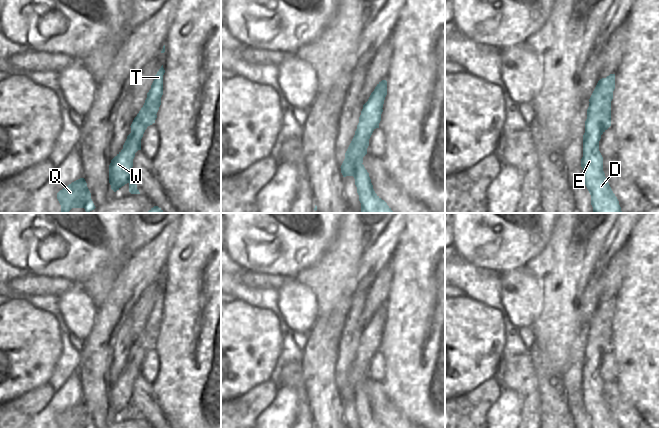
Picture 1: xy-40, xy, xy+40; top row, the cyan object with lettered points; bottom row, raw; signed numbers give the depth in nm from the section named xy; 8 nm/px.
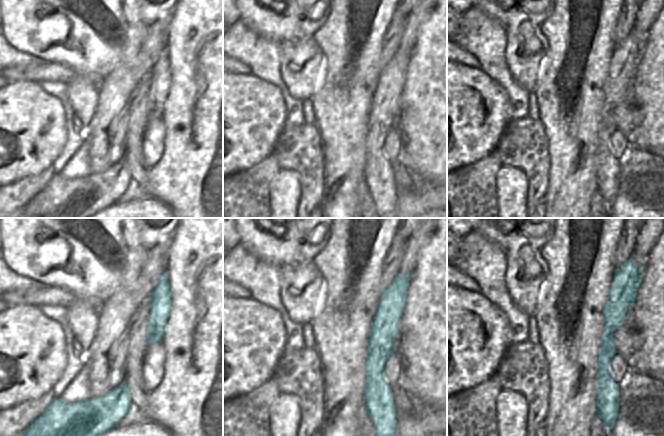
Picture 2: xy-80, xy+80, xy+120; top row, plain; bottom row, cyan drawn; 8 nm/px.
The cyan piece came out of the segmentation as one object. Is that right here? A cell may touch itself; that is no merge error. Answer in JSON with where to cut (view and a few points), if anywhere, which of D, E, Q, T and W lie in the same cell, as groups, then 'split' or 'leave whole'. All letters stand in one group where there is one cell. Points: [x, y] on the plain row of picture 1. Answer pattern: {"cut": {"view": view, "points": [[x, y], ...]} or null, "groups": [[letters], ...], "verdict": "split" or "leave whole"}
{"cut": {"view": "xy+40", "points": [[590, 326], [598, 339], [587, 365], [594, 382], [581, 388]]}, "groups": [["D"], ["E", "Q", "T", "W"]], "verdict": "split"}

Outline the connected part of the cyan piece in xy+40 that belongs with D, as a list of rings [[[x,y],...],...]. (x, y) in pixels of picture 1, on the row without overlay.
[[[610,298],[606,302],[598,305],[589,326],[592,328],[591,337],[598,338],[597,351],[591,355],[588,368],[595,377],[592,388],[581,388],[583,393],[583,405],[591,419],[591,428],[619,428],[619,425],[613,417],[603,395],[603,381],[599,375],[599,365],[601,359],[611,350],[611,325],[613,323],[613,315],[615,313],[615,298]]]

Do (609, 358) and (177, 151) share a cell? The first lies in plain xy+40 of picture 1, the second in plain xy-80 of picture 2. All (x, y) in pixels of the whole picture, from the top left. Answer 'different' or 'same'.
different

